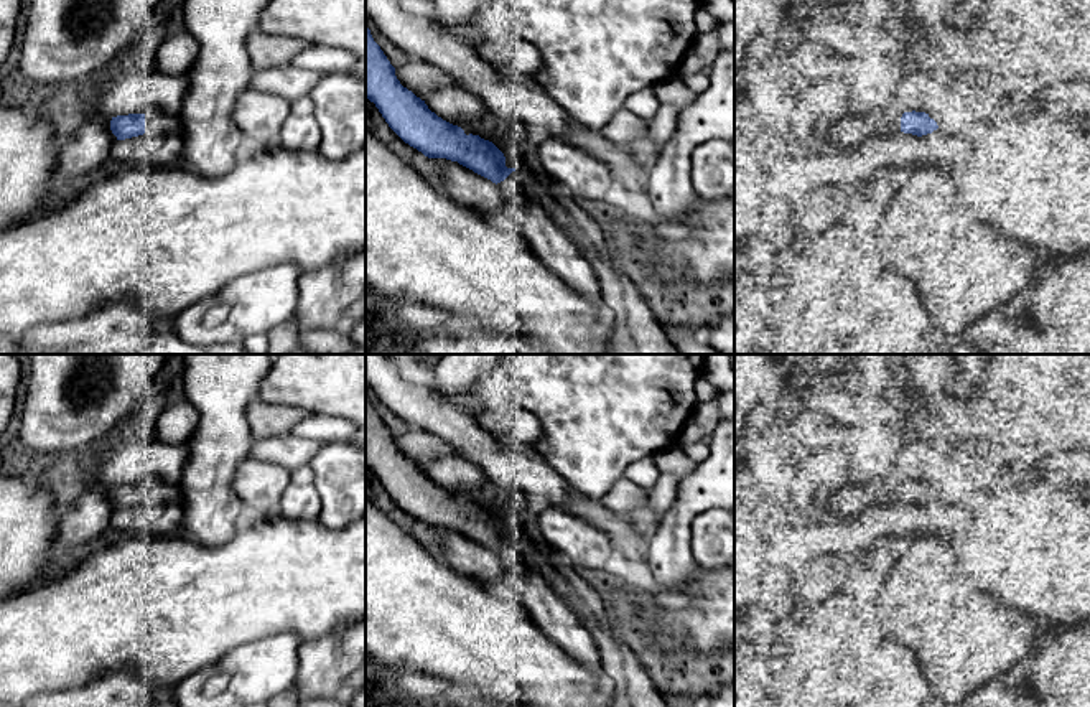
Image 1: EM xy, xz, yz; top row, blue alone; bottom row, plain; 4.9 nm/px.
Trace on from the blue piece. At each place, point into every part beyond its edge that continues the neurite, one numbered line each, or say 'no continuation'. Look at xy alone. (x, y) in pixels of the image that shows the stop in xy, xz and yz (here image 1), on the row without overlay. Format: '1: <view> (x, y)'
1: xy (157, 493)

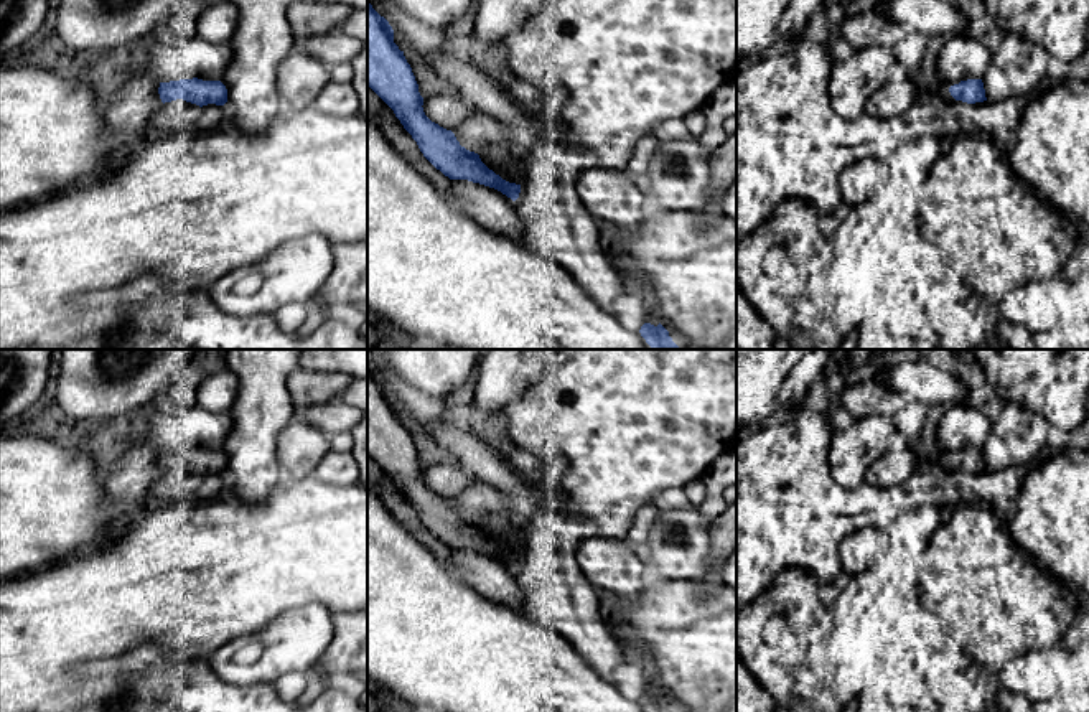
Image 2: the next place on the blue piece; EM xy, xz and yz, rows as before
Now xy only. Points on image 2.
no continuation

